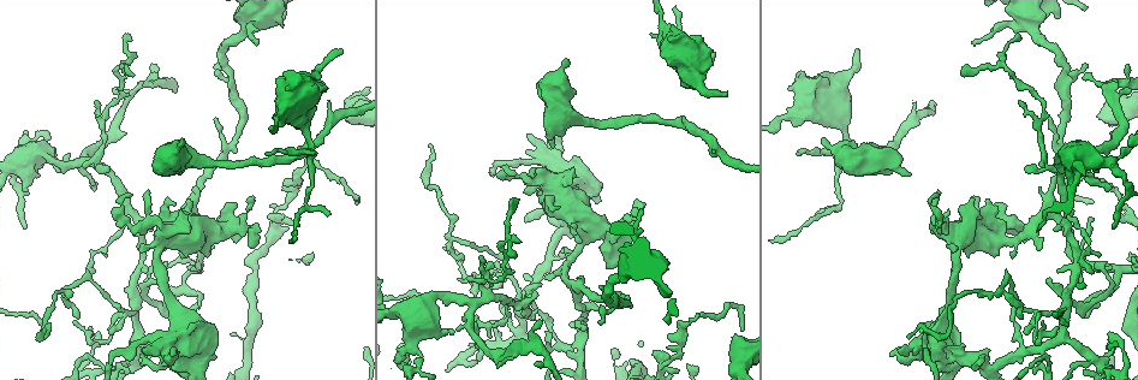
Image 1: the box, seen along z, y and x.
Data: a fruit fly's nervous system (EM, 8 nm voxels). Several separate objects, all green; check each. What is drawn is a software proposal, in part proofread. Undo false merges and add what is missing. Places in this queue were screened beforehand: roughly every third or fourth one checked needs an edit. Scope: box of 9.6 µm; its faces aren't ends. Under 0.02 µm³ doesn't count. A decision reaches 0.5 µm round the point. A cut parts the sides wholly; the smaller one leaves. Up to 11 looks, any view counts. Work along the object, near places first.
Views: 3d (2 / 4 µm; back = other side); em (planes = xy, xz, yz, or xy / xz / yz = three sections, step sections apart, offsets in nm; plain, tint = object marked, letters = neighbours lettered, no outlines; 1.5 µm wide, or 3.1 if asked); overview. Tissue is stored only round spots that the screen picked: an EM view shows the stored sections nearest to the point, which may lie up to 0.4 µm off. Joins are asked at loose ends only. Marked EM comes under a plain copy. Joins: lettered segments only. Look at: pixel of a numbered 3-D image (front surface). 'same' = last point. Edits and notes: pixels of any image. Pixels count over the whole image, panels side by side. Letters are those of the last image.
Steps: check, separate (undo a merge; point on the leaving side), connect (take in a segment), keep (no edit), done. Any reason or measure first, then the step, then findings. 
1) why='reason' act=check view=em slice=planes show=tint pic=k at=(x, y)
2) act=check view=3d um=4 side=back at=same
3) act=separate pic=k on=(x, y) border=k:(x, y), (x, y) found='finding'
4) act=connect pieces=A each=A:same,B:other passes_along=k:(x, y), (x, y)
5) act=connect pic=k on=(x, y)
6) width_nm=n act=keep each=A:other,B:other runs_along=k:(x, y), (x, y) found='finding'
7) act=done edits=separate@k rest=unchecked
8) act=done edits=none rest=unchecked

why='branch stops here' act=check view=em slice=planes show=letters pic=1 at=(1098, 263)

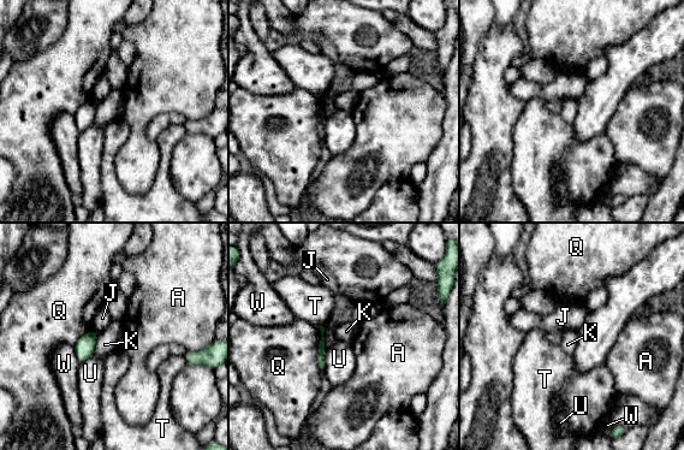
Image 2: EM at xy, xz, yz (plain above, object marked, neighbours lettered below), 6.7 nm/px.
act=keep each=A:other,J:other,K:other,Q:other,T:other,U:other,W:other border=2:(99, 335), (93, 354) found='none of them fits'

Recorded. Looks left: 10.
why='tapers out' act=check view=em slice=planes show=letters pic=1 at=(131, 36)

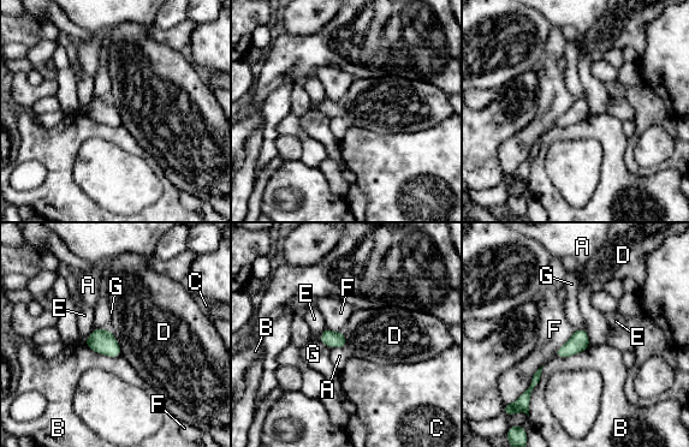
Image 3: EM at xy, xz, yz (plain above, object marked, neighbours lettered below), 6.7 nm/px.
act=keep each=A:other,B:other,C:other,D:other,E:other,F:other,G:other border=3:(108, 329), (117, 340), (122, 355) found='no lettered segment goes on from it'

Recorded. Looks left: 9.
why='thin end' act=check view=3d um=2 pic=1 at=(858, 50)

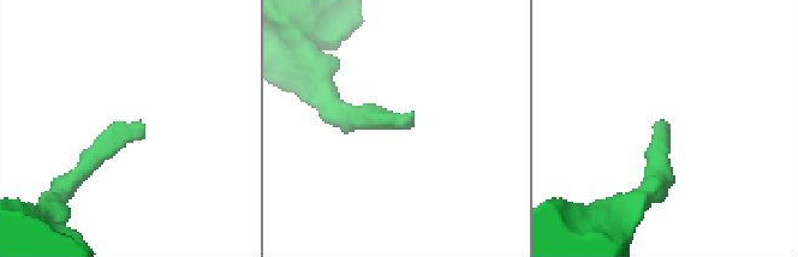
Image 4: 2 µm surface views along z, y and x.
act=check view=em slice=yz step=8 show=letters pic=4 at=(410, 123)

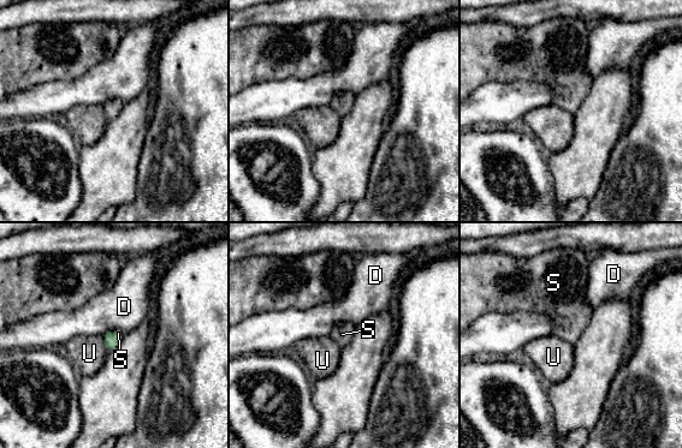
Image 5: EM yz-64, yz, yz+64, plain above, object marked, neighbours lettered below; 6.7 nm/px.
act=check view=em slice=planes show=letters at=same

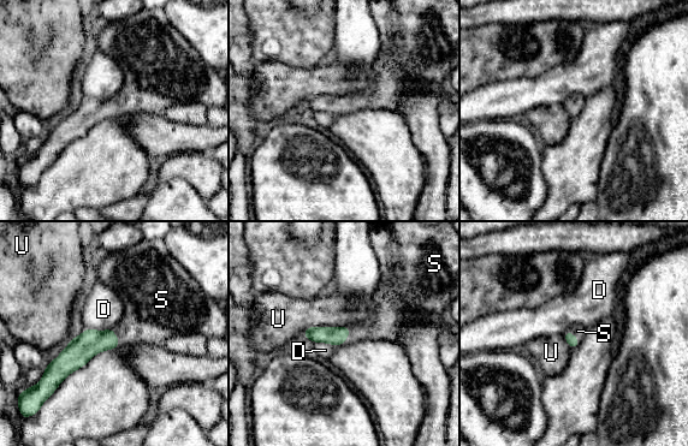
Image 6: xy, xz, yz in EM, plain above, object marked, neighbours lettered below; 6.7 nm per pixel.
act=connect pieces=S each=D:other,S:same,U:other passes_along=6:(88, 344), (118, 338), (149, 317) found='it goes on there'

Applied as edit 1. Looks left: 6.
why='redraw' act=check view=overview

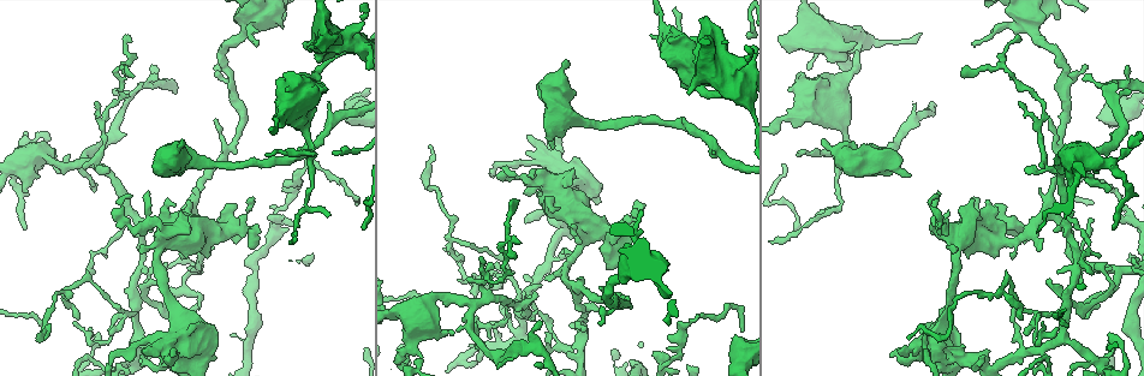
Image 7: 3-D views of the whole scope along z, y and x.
why='free end' act=check view=3d um=2 pic=7 at=(816, 213)

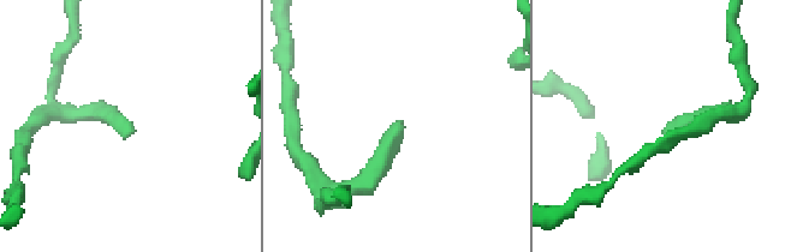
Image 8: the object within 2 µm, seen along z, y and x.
why='shape alone is not enough' act=check view=em slice=xz step=4 show=letters pic=8 at=(664, 129)

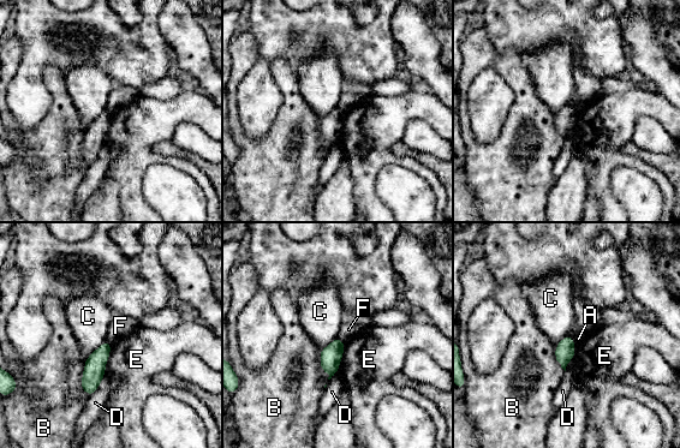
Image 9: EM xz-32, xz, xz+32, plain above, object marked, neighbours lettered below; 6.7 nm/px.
why='cut it another way' act=check view=em slice=yz step=4 show=letters at=same

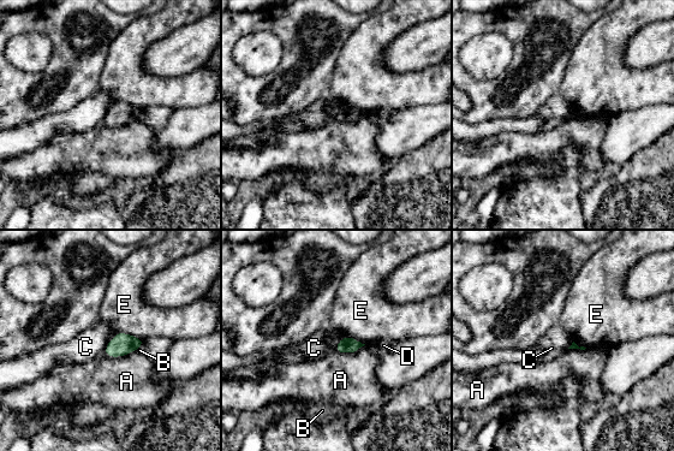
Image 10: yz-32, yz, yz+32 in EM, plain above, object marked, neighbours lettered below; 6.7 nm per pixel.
act=keep each=A:other,B:other,C:other,D:other,E:other found='no lettered segment goes on from it'

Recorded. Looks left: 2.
act=done edits=connect@6 rest=unchecked

